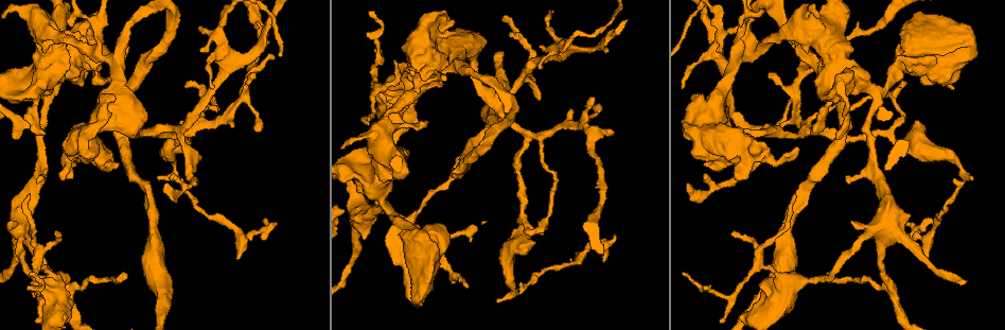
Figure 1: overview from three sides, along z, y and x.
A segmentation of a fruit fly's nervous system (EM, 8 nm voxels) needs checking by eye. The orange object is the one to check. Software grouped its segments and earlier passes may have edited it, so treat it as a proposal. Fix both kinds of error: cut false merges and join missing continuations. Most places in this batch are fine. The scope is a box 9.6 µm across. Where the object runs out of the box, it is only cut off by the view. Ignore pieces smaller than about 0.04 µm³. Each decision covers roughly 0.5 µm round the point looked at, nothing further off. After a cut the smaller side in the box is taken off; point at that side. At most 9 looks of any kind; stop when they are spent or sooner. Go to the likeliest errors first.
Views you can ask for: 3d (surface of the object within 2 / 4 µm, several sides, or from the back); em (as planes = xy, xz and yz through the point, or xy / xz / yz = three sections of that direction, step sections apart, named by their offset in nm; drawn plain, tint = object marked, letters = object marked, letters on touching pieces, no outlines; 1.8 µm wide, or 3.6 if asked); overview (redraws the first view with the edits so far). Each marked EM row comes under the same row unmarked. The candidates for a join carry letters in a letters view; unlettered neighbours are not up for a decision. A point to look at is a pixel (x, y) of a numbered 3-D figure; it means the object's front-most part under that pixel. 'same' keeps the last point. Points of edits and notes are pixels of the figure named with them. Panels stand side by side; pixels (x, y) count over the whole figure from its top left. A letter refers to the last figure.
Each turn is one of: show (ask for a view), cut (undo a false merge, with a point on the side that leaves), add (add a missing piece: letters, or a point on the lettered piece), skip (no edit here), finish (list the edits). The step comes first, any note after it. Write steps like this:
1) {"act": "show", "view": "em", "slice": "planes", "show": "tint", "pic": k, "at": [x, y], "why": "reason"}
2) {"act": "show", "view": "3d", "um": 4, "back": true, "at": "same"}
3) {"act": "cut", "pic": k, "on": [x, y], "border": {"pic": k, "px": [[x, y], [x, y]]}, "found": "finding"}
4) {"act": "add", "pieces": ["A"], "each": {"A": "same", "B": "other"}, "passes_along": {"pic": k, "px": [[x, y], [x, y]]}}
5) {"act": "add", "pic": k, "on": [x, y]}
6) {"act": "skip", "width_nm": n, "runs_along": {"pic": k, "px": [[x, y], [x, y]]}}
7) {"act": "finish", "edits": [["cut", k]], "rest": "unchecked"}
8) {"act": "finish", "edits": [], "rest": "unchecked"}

{"act": "show", "view": "3d", "um": 4, "pic": 1, "at": [28, 82], "why": "sudden change in width"}

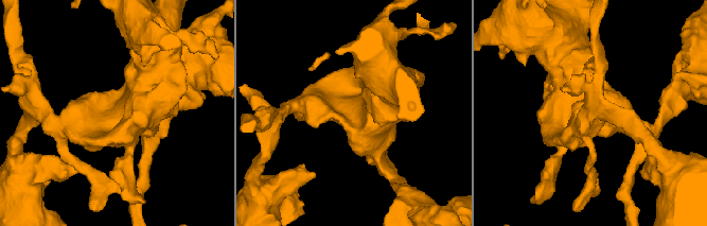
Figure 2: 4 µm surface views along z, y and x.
{"act": "show", "view": "em", "um": 3.6, "slice": "xy", "step": 8, "show": "tint", "pic": 2, "at": [357, 114], "why": "now the EM"}

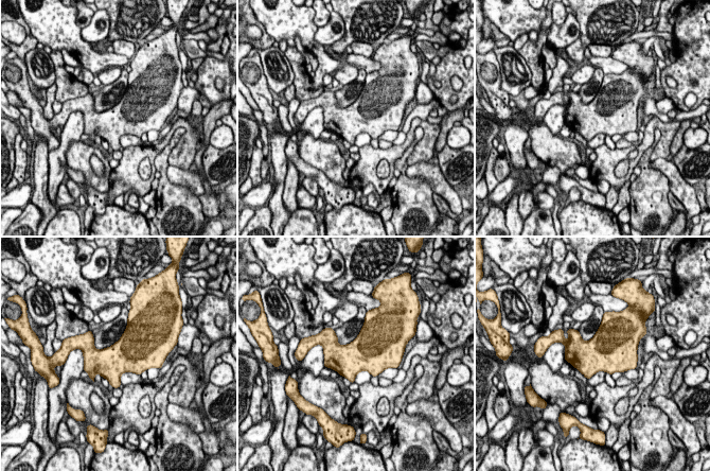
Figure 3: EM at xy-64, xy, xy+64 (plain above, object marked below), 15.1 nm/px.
{"act": "show", "view": "em", "um": 3.6, "slice": "planes", "show": "letters", "at": "same"}

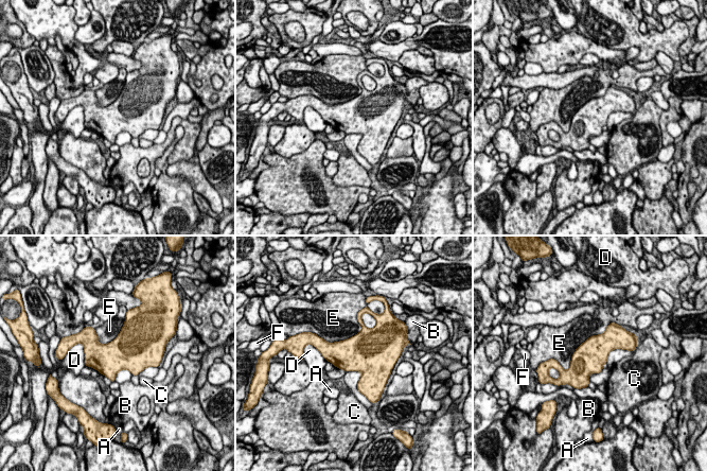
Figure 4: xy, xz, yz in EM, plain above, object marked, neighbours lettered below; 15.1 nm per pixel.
{"act": "skip", "width_nm": 480, "each": {"A": "other", "B": "other", "C": "other", "D": "other", "E": "other", "F": "other"}, "found": "one cell here"}

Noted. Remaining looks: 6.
{"act": "show", "view": "em", "slice": "planes", "show": "letters", "pic": 1, "at": [53, 282], "why": "small branch off a trunk"}

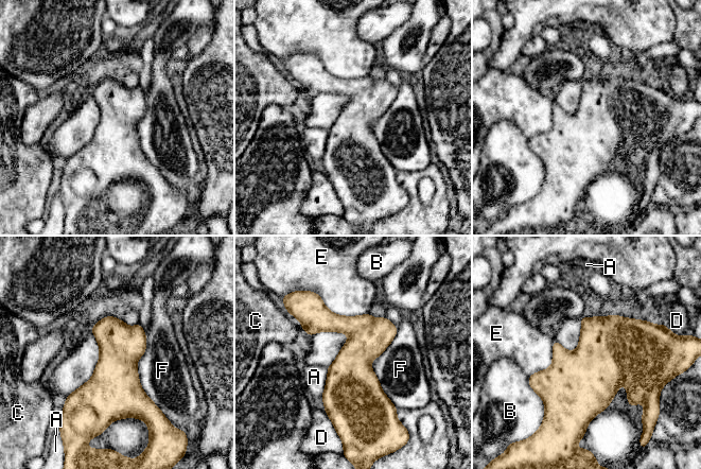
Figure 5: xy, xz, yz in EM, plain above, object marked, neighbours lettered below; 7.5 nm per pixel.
{"act": "skip", "longest_contact_nm": ["F", 600], "each": {"A": "other", "B": "other", "C": "other", "D": "other", "E": "other", "F": "other"}, "border": {"pic": 5, "px": [[398, 328], [370, 363], [397, 409]]}, "found": "all the same cell"}

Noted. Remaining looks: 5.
{"act": "show", "view": "em", "um": 3.6, "slice": "planes", "show": "tint", "pic": 1, "at": [92, 142], "why": "sudden change in width"}

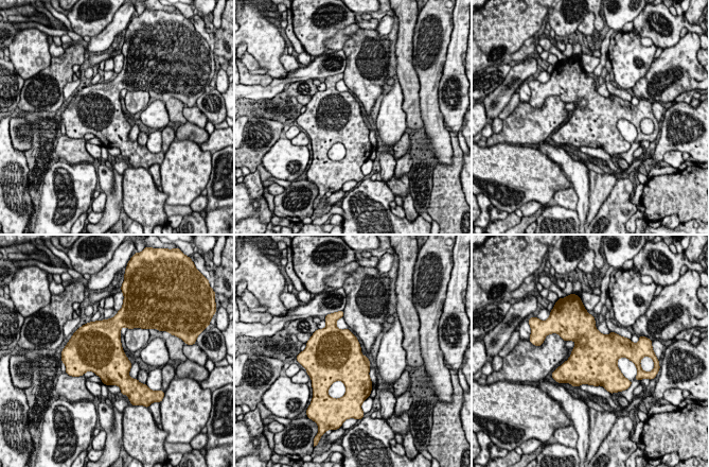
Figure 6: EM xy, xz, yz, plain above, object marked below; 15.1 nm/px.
{"act": "show", "view": "em", "um": 3.6, "slice": "planes", "show": "letters", "at": "same", "why": "what lies round it"}

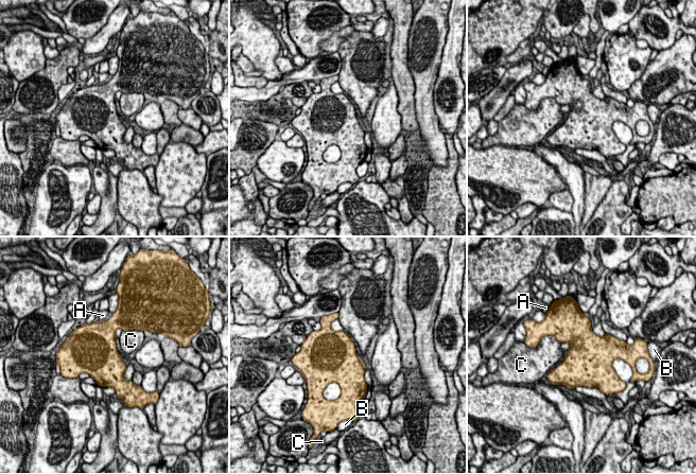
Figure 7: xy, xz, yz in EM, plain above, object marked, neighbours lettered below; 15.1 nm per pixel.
{"act": "skip", "each": {"A": "other", "B": "other", "C": "other"}, "border": {"pic": 7, "px": [[137, 330], [122, 331]]}, "found": "continuous, no second cell"}

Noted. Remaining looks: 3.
{"act": "show", "view": "em", "slice": "xz", "step": 4, "show": "letters", "pic": 1, "at": [402, 226], "why": "calibre changes"}

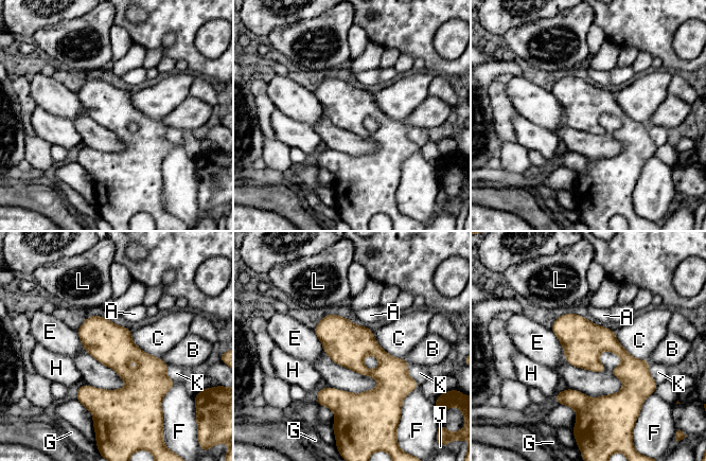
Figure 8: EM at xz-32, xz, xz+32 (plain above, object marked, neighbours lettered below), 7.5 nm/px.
{"act": "skip", "each": {"A": "other", "B": "other", "C": "other", "E": "other", "F": "other", "G": "other", "H": "other", "J": "other", "K": "other", "L": "other"}, "border": {"pic": 8, "px": [[130, 330], [136, 346], [160, 358]]}, "found": "one cell here"}

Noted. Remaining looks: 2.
{"act": "finish", "edits": [], "rest": "unchecked"}

